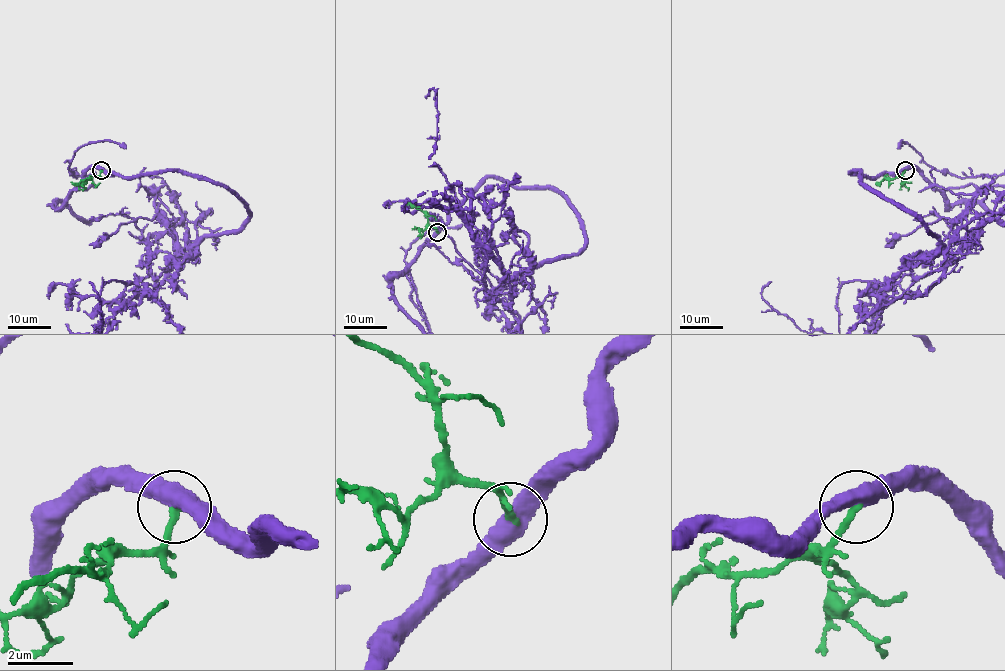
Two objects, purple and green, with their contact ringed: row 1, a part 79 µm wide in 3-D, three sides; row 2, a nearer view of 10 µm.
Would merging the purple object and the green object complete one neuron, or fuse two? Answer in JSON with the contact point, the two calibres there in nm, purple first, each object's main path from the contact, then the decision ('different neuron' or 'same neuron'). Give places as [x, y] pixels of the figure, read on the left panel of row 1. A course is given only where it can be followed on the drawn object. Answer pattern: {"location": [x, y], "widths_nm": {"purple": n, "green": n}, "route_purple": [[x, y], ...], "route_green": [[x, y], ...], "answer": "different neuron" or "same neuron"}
{"location": [101, 170], "widths_nm": {"purple": 500, "green": 200}, "route_green": [[101, 170], [100, 174], [91, 178], [71, 182]], "answer": "different neuron"}

